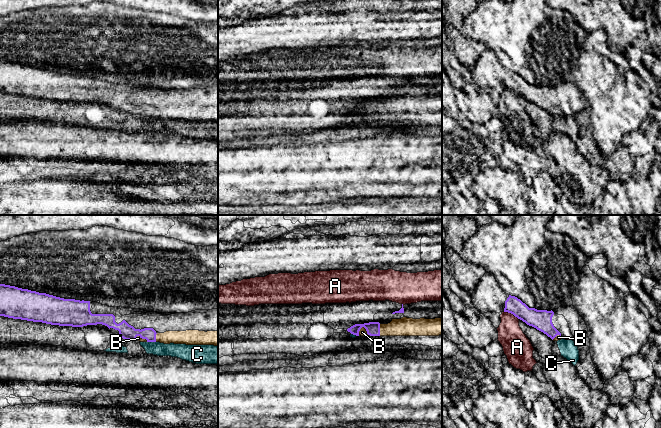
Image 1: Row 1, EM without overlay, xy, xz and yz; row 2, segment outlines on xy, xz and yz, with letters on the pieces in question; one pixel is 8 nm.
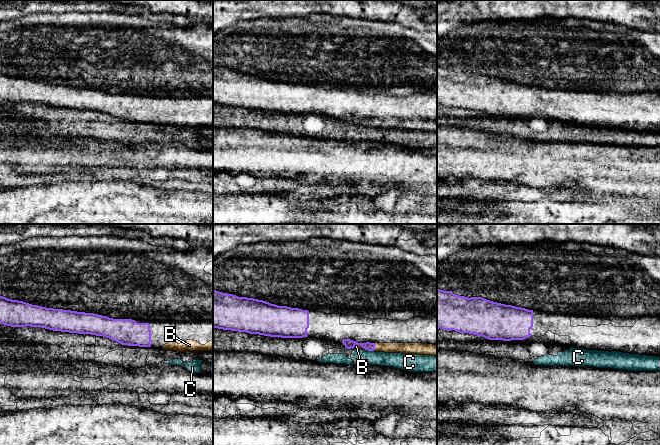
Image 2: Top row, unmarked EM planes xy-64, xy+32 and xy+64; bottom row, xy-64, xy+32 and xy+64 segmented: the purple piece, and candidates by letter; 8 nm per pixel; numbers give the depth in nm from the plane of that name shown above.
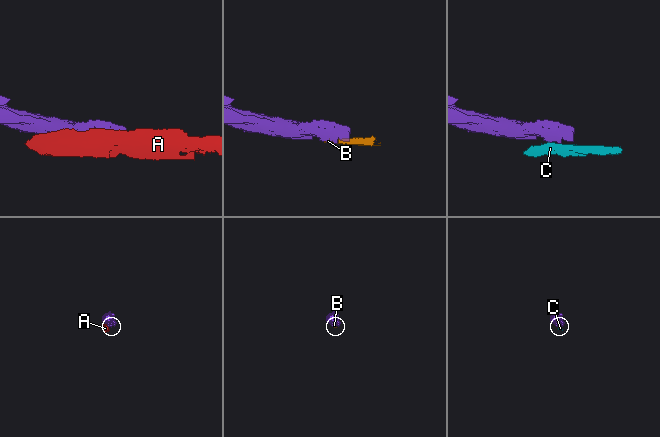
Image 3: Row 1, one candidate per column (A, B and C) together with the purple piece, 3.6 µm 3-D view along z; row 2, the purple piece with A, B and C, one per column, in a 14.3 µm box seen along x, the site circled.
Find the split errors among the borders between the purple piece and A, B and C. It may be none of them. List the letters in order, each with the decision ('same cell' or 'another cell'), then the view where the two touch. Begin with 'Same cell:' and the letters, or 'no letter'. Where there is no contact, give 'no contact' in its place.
Same cell: B
A: another cell; contact in yz
B: same cell; contact in xz
C: another cell; contact in xy

